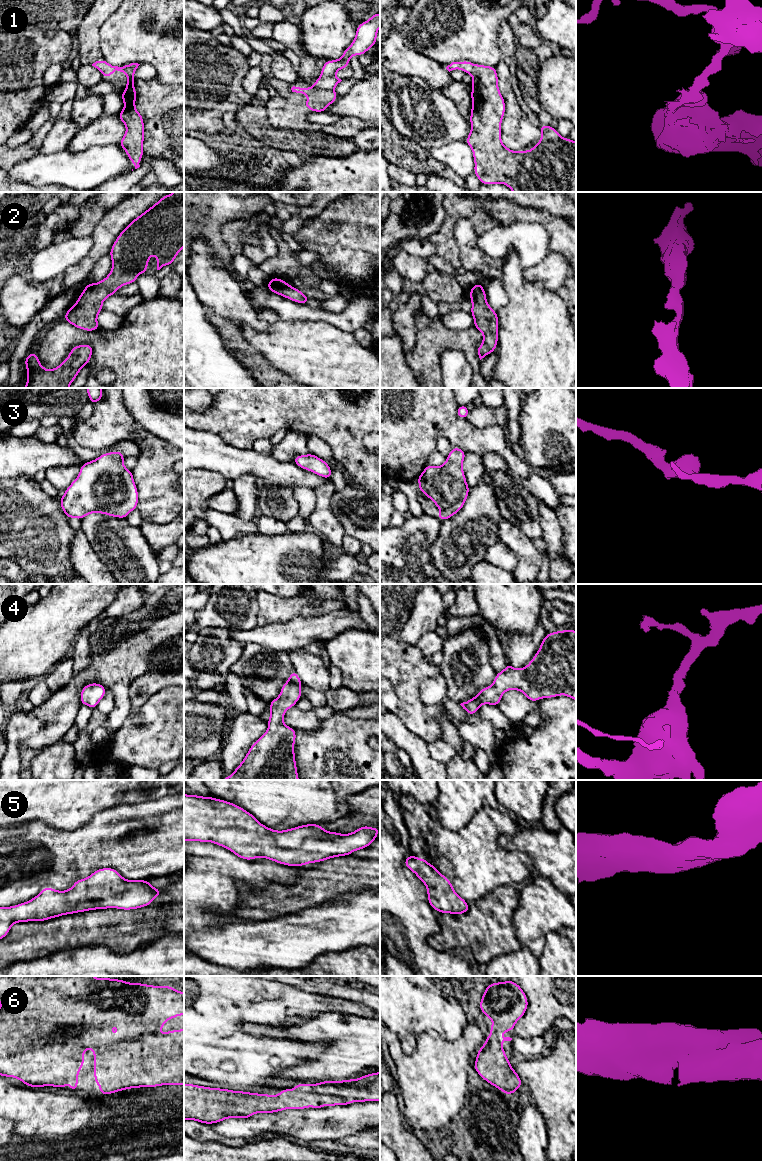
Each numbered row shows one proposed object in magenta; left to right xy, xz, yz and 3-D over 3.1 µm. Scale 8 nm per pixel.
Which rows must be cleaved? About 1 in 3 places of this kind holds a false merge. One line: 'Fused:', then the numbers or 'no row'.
Fused: no row

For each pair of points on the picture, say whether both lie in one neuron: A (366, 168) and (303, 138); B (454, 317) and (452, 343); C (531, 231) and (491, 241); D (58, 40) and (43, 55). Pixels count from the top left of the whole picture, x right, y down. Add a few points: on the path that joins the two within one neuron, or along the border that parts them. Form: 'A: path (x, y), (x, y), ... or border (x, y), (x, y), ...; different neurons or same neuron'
A: border (316, 155), (332, 156); different neurons
B: border (440, 316), (453, 329), (472, 325); different neurons
C: path (521, 237), (510, 237), (501, 240); same neuron
D: path (54, 44), (47, 51); same neuron

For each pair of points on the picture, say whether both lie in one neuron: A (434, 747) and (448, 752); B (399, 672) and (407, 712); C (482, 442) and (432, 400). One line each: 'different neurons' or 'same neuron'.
A: same neuron
B: same neuron
C: same neuron

